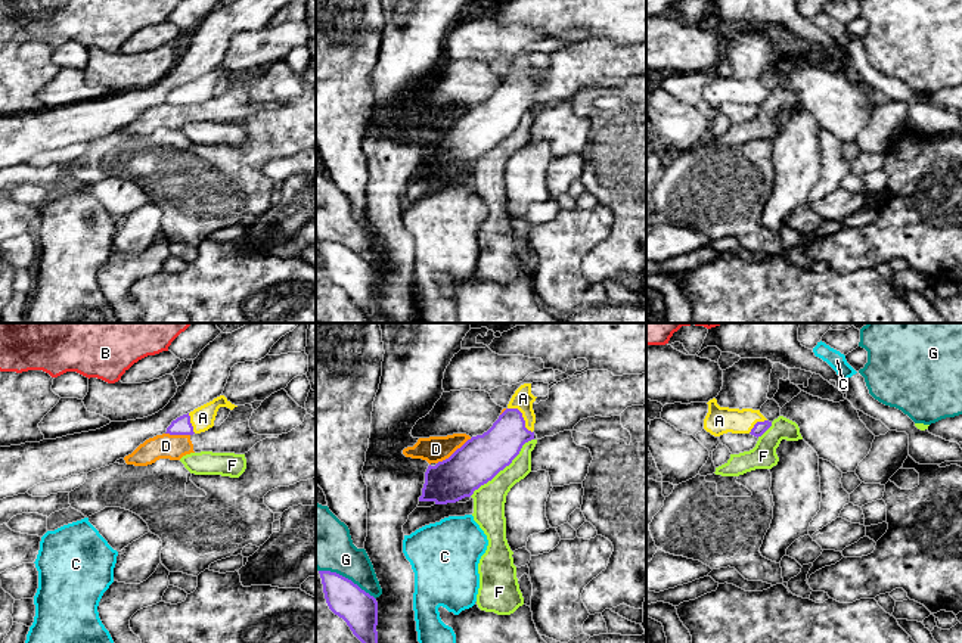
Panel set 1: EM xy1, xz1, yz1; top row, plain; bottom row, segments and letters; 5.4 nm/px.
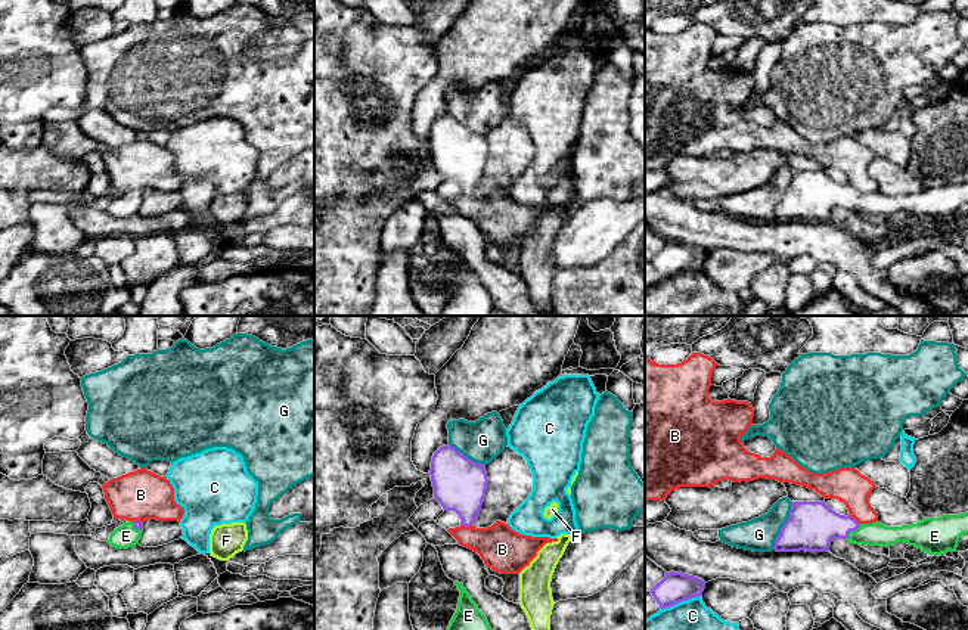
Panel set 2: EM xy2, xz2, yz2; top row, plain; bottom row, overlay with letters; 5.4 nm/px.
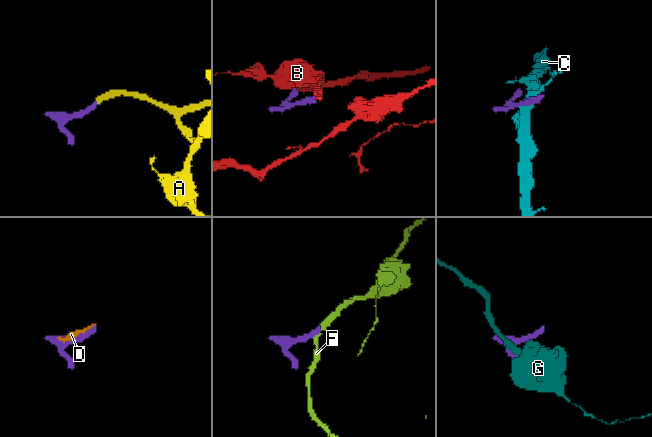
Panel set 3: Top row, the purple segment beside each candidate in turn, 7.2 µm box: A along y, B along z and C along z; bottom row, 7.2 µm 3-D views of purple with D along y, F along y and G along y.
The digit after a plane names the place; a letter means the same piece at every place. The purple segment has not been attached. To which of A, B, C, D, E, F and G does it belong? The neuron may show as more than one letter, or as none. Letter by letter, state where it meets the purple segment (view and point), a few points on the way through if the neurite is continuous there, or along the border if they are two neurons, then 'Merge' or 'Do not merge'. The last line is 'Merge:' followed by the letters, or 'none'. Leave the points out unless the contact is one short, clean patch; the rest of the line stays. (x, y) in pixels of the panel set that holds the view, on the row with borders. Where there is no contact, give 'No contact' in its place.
A: Touches purple at xz1 (521, 416). Path across: xz1 (492, 452), (521, 416), (523, 398). Merge
B: Touches purple at xz2 (468, 525). Boundary: xz2 (462, 524), (472, 525). Do not merge
C: Touches purple at yz2 (680, 601). Do not merge
D: Touches purple at xz1 (455, 452). Do not merge
E: Touches purple at yz2 (852, 530). Path across: yz2 (812, 525), (838, 525), (852, 530), (871, 534). Merge
F: Touches purple at xz1 (503, 468). Do not merge
G: Touches purple at xz1 (347, 578). Do not merge
Merge: A, E

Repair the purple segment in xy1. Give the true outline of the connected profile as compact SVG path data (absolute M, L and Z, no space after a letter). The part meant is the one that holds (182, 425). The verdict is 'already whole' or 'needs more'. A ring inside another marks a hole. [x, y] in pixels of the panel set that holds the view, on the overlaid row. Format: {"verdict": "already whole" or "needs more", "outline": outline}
{"verdict": "needs more", "outline": "M220 395L212 401L195 409L193 411L173 420L165 434L193 435L205 432L214 426L214 420L220 407L233 410L238 406L232 404L224 395Z"}

